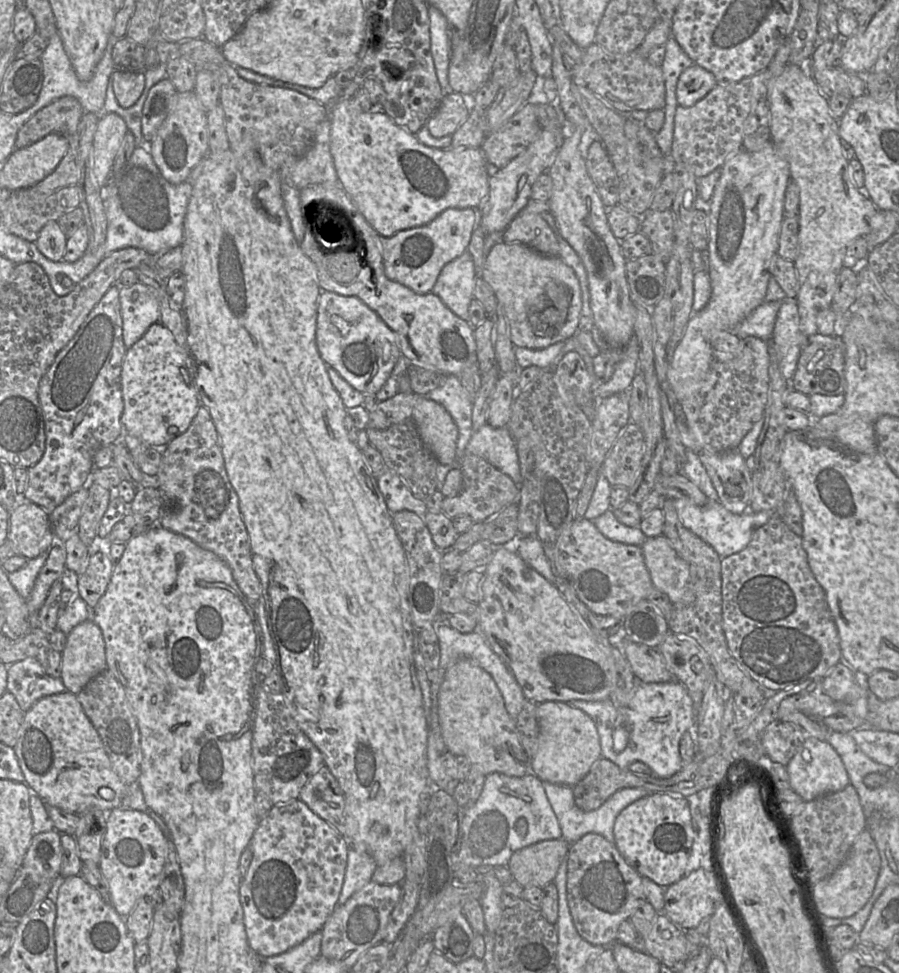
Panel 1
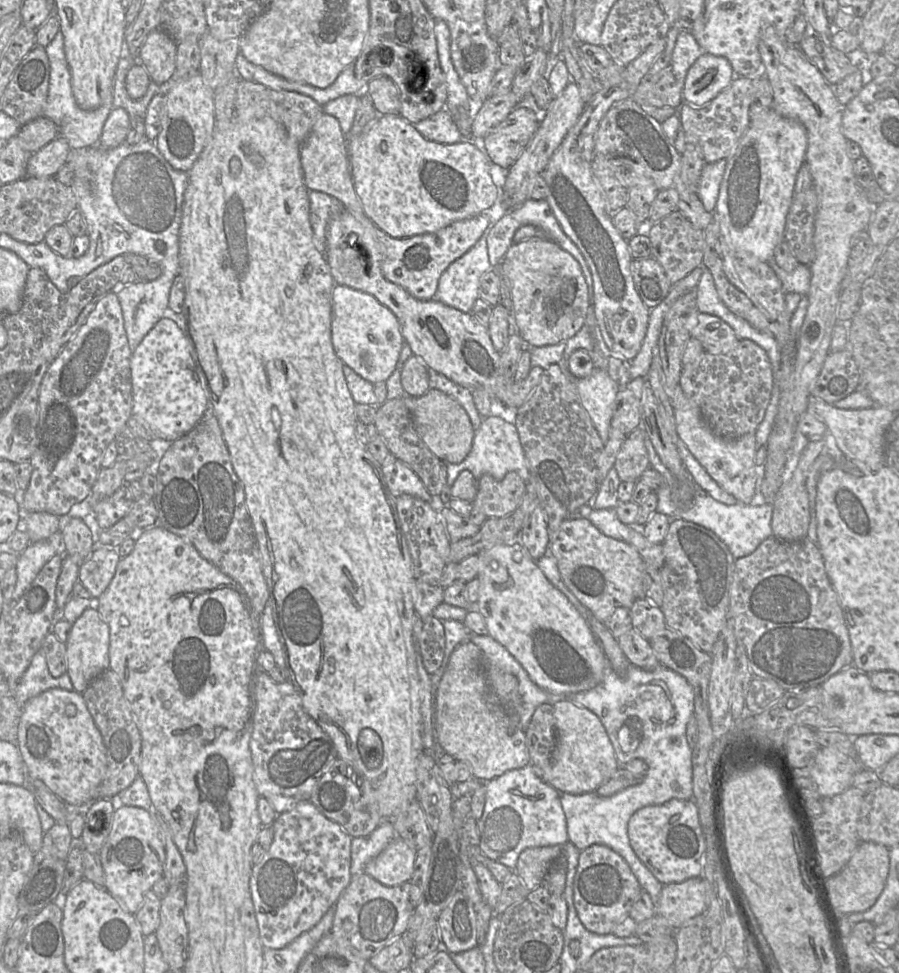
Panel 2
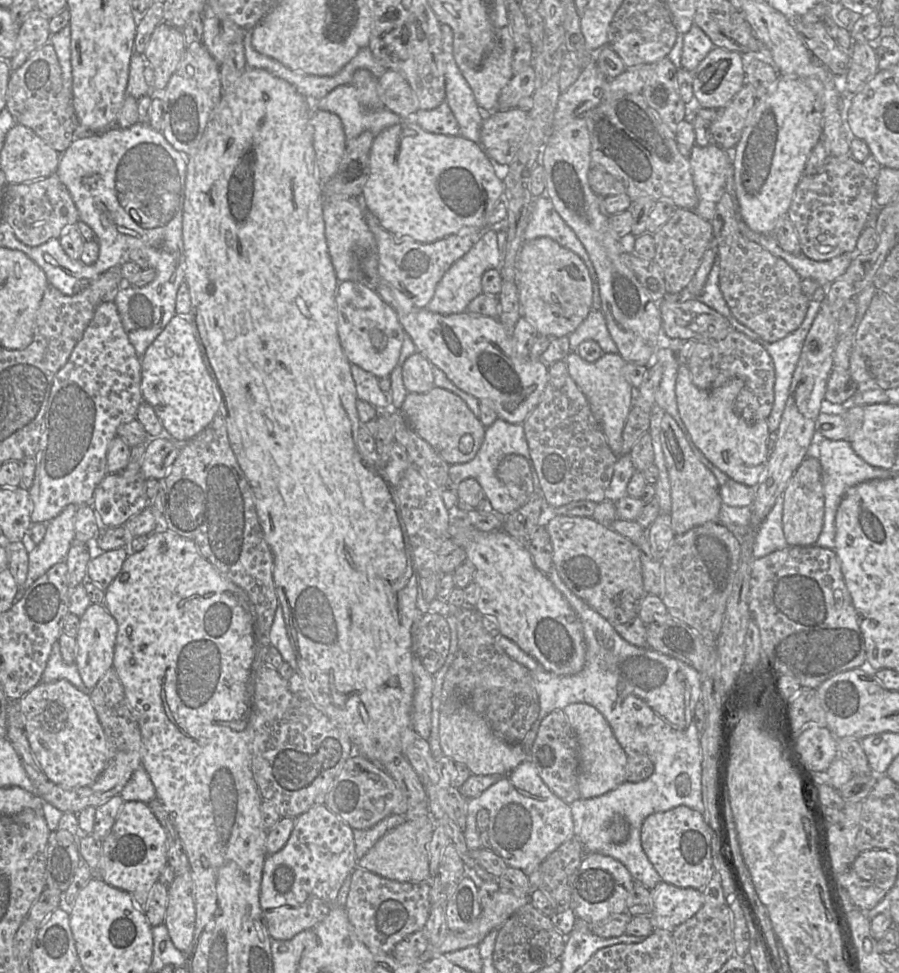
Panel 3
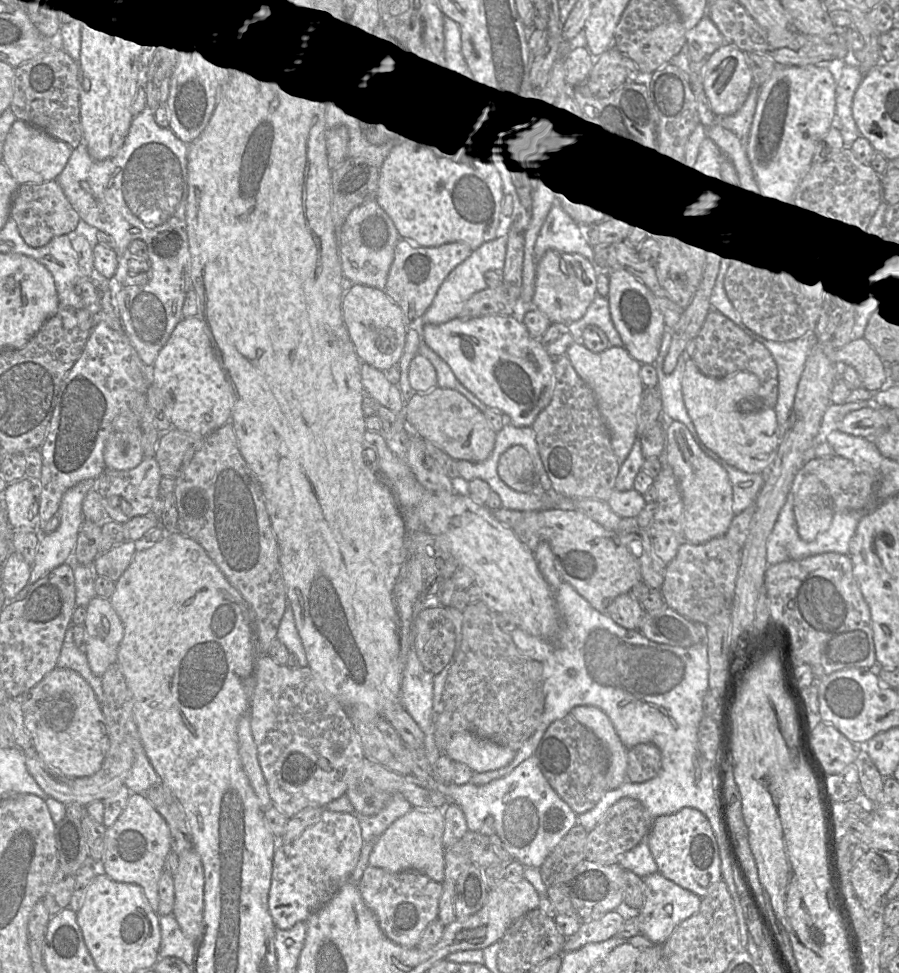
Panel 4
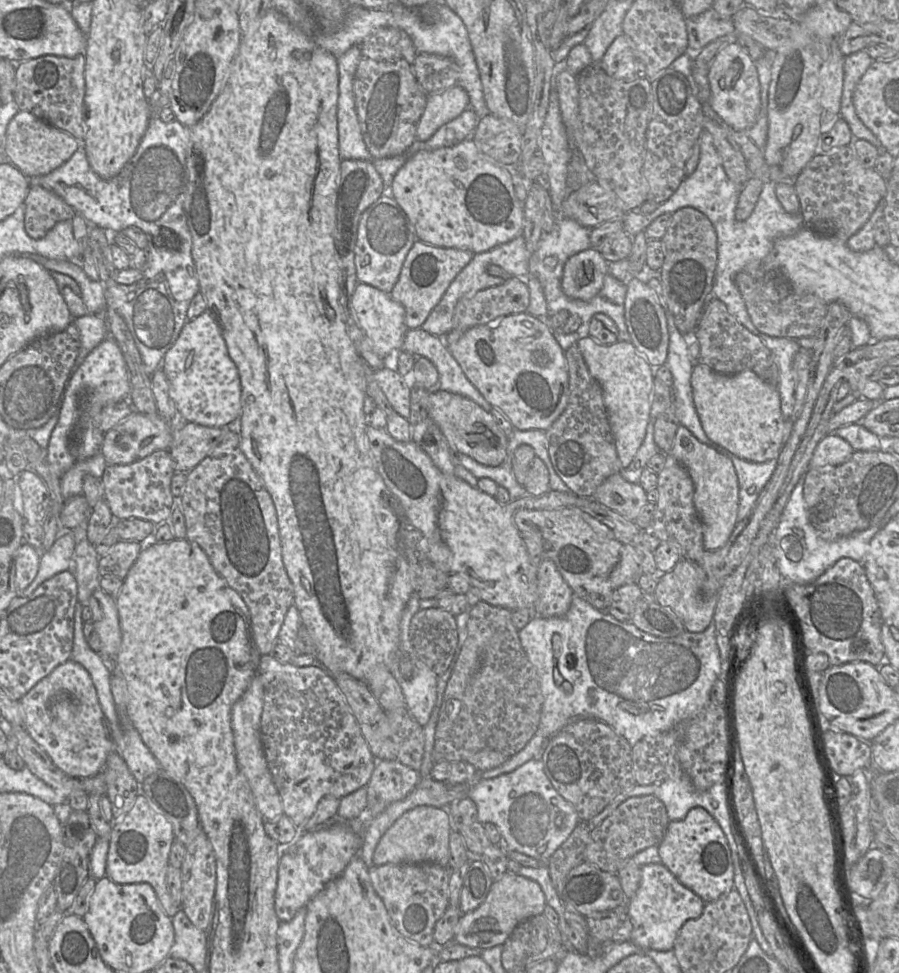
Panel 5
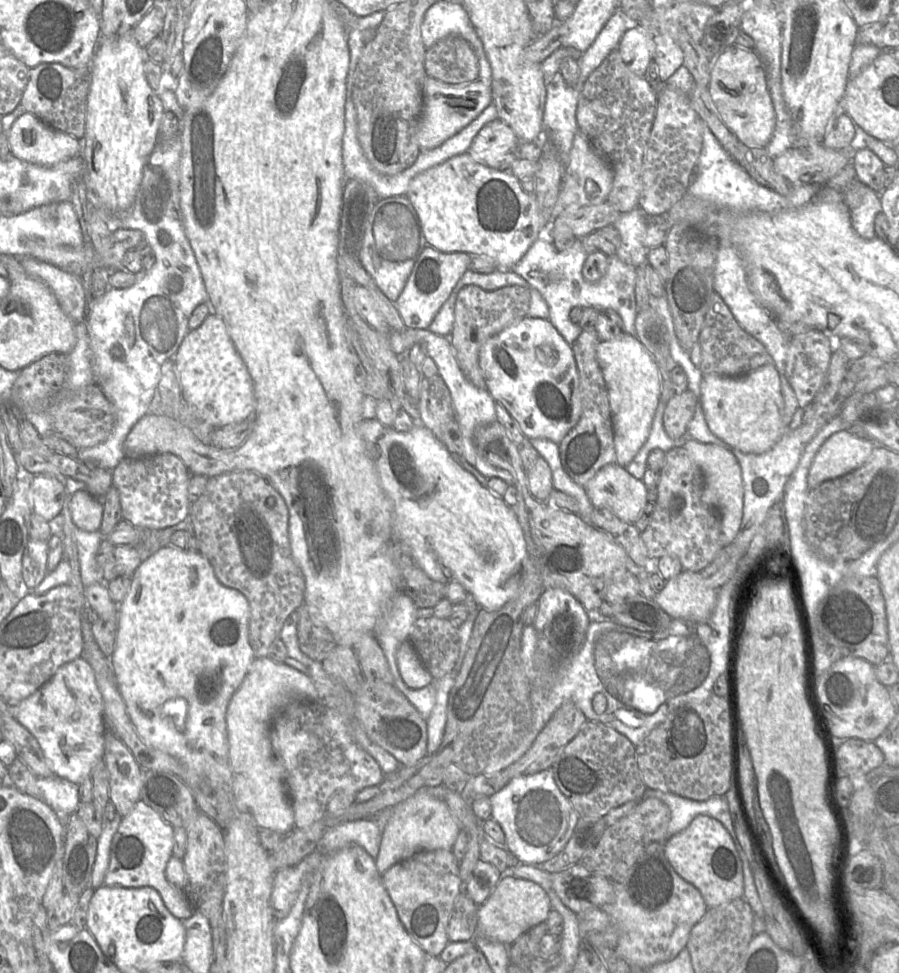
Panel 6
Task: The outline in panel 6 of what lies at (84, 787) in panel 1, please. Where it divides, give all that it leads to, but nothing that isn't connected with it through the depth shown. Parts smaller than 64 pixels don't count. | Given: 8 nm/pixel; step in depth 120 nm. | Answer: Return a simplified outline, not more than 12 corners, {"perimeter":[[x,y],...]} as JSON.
{"perimeter":[[78,657],[16,706],[54,775],[103,759],[104,701]]}

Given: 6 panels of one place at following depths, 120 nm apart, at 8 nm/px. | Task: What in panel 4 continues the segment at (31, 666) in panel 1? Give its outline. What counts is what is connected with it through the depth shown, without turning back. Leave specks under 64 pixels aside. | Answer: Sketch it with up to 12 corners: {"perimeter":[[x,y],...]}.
{"perimeter":[[65,632],[57,667],[79,673],[101,704],[102,678],[91,671],[86,654],[73,641]]}

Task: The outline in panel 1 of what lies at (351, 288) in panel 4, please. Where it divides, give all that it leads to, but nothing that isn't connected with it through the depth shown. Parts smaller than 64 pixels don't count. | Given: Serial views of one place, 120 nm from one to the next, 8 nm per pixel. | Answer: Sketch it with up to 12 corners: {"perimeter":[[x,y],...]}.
{"perimeter":[[322,291],[324,363],[377,393],[401,356],[397,336],[355,296]]}

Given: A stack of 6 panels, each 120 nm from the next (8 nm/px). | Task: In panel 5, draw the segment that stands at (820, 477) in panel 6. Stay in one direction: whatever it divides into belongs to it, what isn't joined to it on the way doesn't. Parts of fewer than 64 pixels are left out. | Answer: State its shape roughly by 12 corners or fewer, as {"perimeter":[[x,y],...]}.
{"perimeter":[[827,434],[809,468],[834,468],[854,452],[846,440]]}

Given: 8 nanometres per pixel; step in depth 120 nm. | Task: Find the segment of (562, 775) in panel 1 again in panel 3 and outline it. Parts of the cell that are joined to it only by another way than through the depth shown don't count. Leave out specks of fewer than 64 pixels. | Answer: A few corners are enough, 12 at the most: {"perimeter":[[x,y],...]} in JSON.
{"perimeter":[[587,703],[563,710],[578,743],[581,799],[626,781],[627,755]]}

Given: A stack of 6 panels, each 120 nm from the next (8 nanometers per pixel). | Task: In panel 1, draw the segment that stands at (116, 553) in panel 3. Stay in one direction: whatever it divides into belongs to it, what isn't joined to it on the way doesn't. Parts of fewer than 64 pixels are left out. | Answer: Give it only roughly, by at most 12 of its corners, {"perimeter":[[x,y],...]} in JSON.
{"perimeter":[[97,552],[78,578],[81,598],[94,608],[110,582],[115,561]]}

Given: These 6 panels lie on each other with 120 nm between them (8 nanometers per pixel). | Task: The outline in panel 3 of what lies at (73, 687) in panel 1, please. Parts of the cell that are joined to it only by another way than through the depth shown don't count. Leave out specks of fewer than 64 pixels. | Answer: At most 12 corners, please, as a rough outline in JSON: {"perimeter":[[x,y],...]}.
{"perimeter":[[91,603],[76,634],[75,664],[88,689],[113,667],[118,625]]}

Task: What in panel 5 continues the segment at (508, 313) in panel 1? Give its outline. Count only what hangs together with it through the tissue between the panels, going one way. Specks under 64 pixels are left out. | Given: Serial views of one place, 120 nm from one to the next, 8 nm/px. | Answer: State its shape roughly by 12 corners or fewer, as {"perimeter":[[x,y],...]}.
{"perimeter":[[590,247],[567,259],[561,288],[588,301],[602,288],[607,261]]}

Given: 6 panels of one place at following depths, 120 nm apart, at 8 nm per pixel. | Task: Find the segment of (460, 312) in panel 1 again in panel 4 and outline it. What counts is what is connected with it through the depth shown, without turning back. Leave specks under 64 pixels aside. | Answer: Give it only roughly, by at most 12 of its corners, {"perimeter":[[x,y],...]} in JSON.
{"perimeter":[[507,235],[484,242],[439,287],[421,325],[456,318],[502,272]]}

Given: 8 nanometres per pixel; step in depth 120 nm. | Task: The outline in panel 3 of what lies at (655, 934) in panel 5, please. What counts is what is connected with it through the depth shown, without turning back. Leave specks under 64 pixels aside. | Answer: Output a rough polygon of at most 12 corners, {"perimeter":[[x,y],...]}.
{"perimeter":[[660,881],[654,929],[673,931],[702,907],[702,891]]}

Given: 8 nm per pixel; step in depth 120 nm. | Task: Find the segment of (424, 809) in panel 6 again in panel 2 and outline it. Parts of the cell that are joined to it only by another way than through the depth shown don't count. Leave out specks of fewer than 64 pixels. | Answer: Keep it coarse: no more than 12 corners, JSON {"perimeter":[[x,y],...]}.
{"perimeter":[[395,839],[364,873],[385,886],[410,880],[417,851]]}

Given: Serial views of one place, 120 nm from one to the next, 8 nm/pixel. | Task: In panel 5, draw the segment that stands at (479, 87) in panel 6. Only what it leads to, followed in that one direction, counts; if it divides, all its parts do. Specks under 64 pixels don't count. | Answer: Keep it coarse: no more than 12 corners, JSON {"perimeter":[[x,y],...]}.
{"perimeter":[[460,86],[428,95],[417,126],[426,141],[469,108]]}

